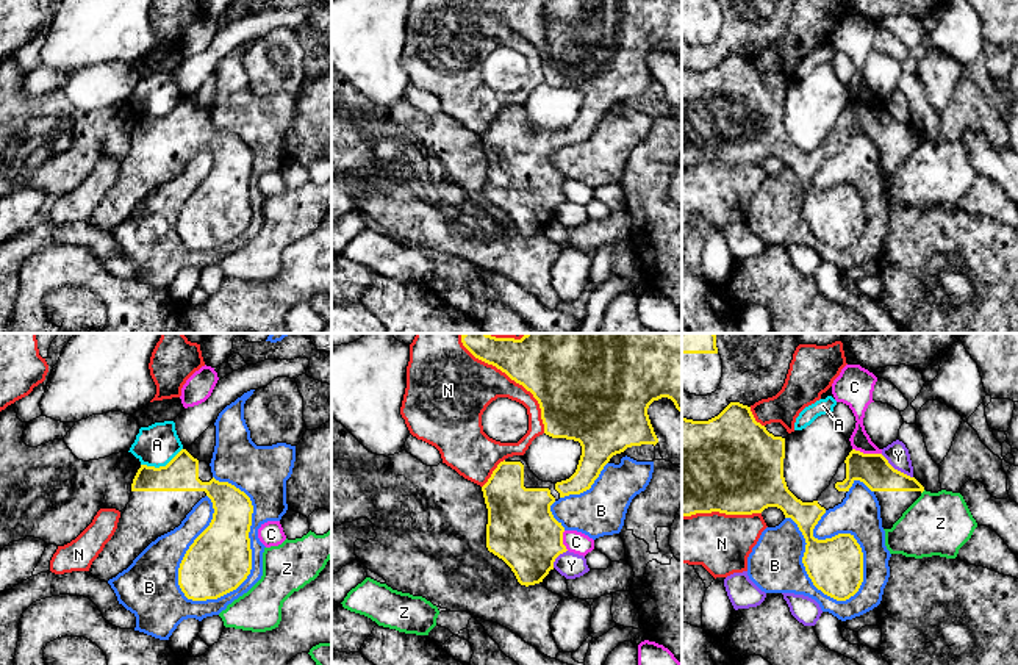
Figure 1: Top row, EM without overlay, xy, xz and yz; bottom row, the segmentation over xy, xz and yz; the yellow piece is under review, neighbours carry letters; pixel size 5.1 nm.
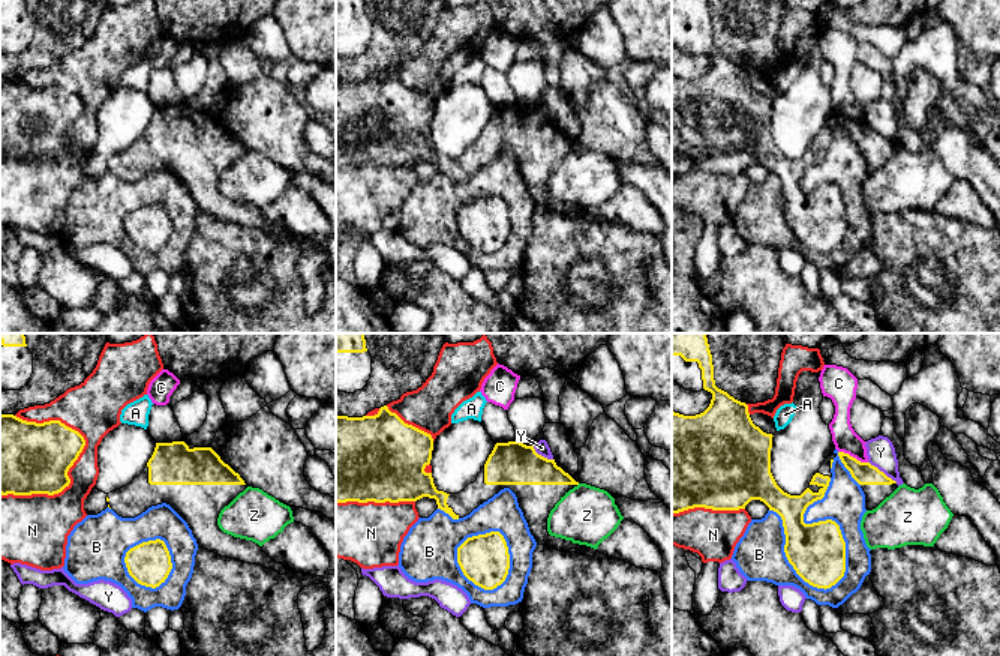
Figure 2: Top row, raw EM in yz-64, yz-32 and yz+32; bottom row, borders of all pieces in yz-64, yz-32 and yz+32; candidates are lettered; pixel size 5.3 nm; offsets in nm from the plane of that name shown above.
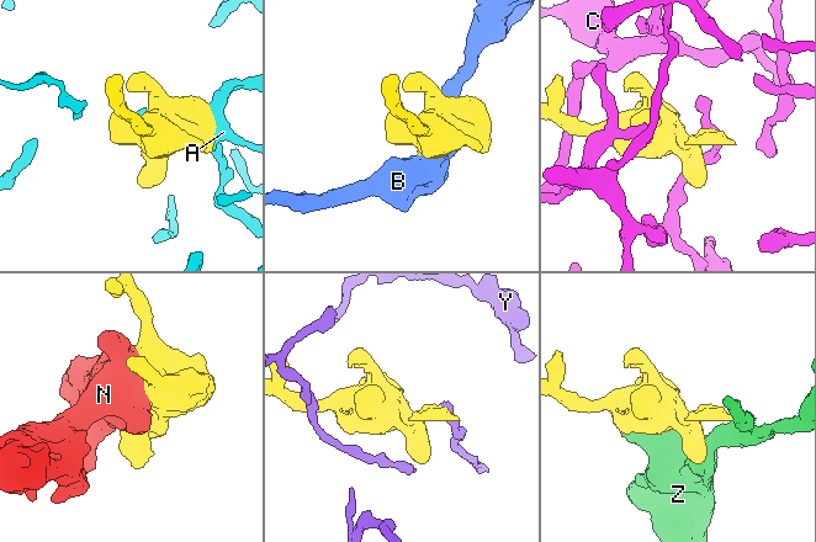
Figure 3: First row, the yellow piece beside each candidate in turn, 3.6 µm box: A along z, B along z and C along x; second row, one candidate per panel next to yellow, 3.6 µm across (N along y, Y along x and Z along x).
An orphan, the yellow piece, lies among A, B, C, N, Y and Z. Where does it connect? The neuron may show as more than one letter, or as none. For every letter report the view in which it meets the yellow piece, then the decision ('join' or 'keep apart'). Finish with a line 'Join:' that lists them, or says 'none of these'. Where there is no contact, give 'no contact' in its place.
A: contact in xy; keep apart
B: contact in xy; keep apart
C: contact in yz; keep apart
N: contact in xz; keep apart
Y: contact in yz; keep apart
Z: no contact; keep apart
Join: none of these

